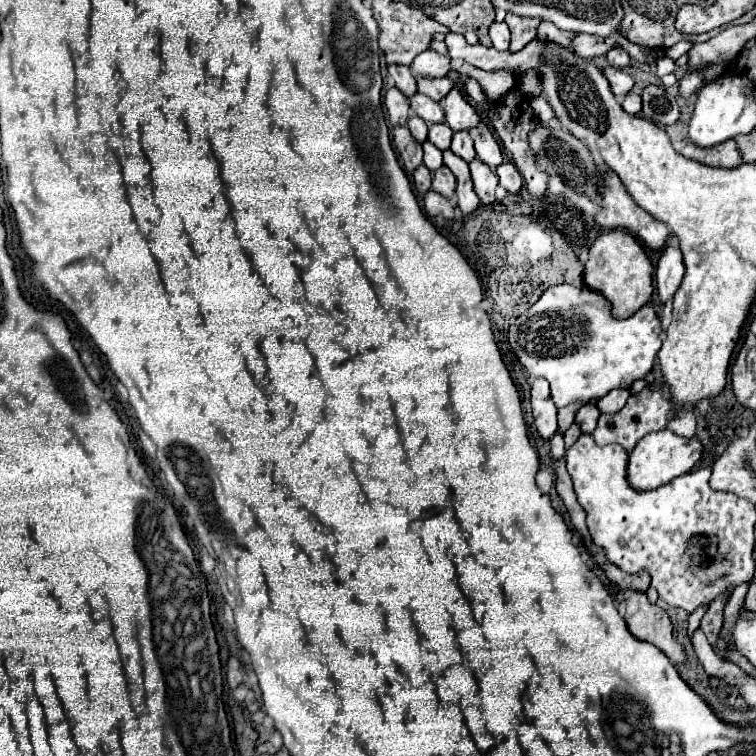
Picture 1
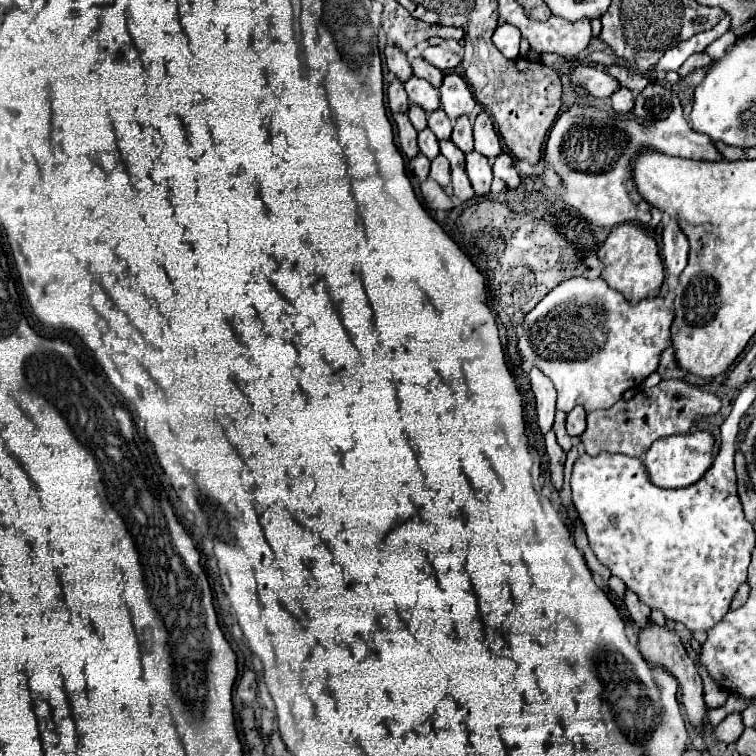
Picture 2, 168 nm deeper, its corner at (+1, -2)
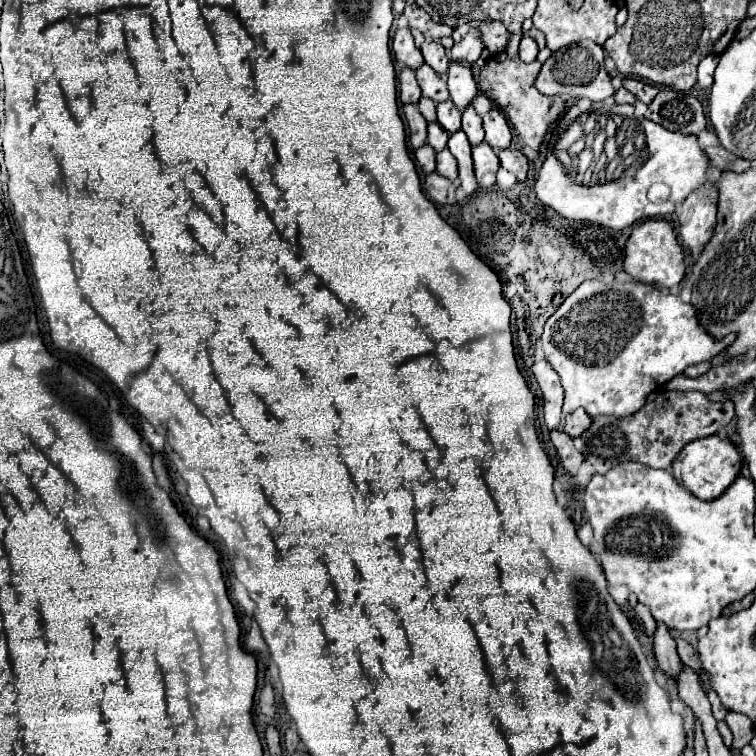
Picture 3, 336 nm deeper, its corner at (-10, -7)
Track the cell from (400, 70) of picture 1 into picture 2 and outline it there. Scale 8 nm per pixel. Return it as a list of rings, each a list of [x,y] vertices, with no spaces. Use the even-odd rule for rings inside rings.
[[[386,45],[384,49],[384,55],[386,55],[386,65],[388,69],[400,79],[400,81],[406,81],[410,75],[412,75],[412,67],[408,63],[408,57],[404,51],[400,51],[396,45]]]

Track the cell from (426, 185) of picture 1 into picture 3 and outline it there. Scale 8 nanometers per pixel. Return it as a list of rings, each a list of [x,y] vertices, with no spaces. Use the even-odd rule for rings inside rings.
[[[429,144],[421,146],[419,150],[415,150],[415,158],[417,158],[417,164],[421,166],[421,170],[425,174],[435,172],[435,150]]]

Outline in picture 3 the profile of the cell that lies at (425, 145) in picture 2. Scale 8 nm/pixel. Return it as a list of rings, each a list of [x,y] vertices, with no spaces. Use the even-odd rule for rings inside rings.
[[[439,122],[429,124],[429,138],[427,138],[427,144],[433,146],[435,152],[441,152],[443,148],[447,148],[447,140],[449,140],[449,132],[445,132]]]

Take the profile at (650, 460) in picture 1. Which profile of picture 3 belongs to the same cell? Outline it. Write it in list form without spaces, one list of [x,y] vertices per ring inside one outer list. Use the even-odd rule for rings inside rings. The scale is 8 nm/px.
[[[713,434],[713,436],[699,438],[699,440],[693,440],[691,444],[687,444],[687,448],[683,448],[683,452],[679,452],[679,458],[673,460],[671,474],[685,490],[689,490],[697,498],[715,500],[739,476],[741,460],[743,458],[731,440],[719,438],[717,434]]]

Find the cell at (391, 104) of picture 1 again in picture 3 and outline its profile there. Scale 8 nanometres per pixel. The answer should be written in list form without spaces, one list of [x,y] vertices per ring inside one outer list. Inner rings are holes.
[[[403,68],[399,76],[399,100],[403,104],[417,104],[421,98],[421,88],[415,80],[415,72],[409,68]]]

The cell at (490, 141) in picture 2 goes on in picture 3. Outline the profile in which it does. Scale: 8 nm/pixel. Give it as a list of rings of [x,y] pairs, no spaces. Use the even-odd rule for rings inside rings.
[[[491,110],[489,114],[483,116],[483,128],[485,128],[485,142],[495,150],[501,152],[509,148],[511,142],[511,130],[505,120],[505,116],[499,110]]]

